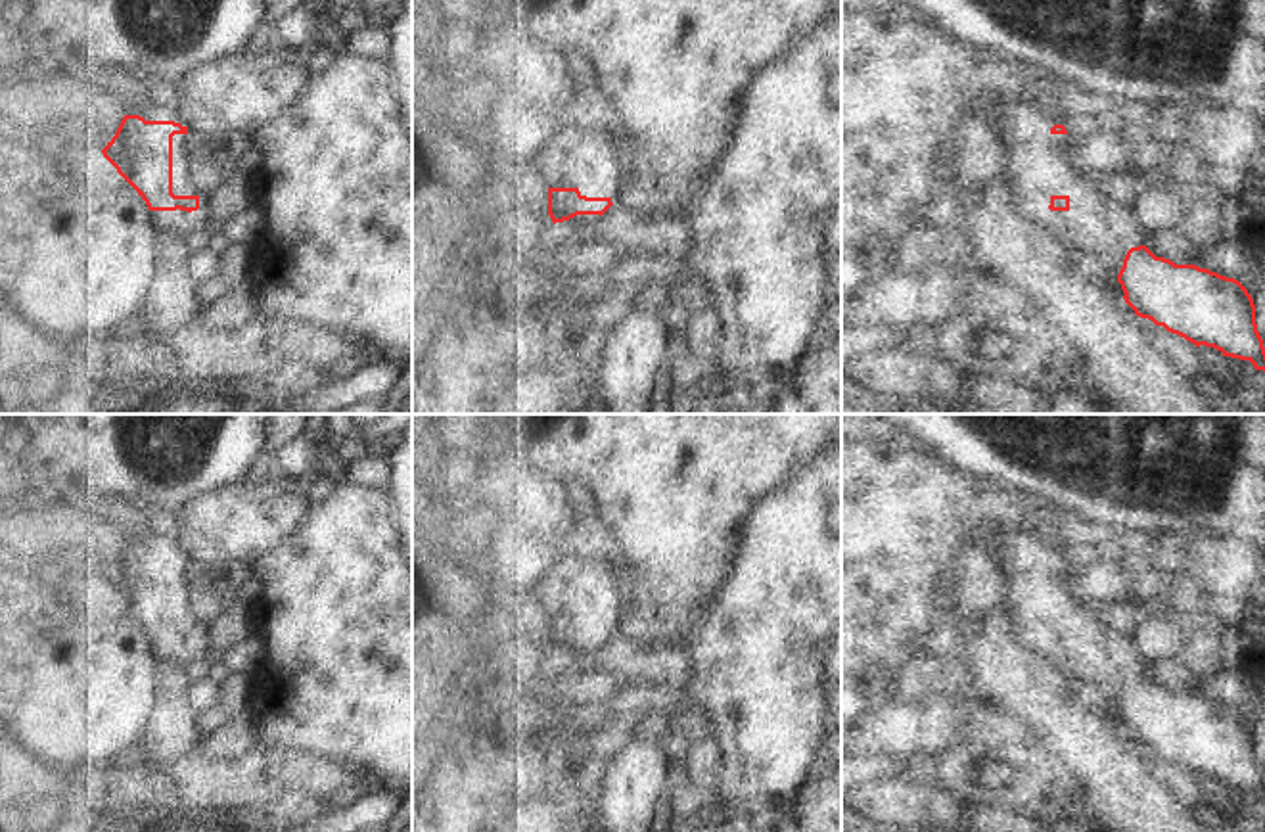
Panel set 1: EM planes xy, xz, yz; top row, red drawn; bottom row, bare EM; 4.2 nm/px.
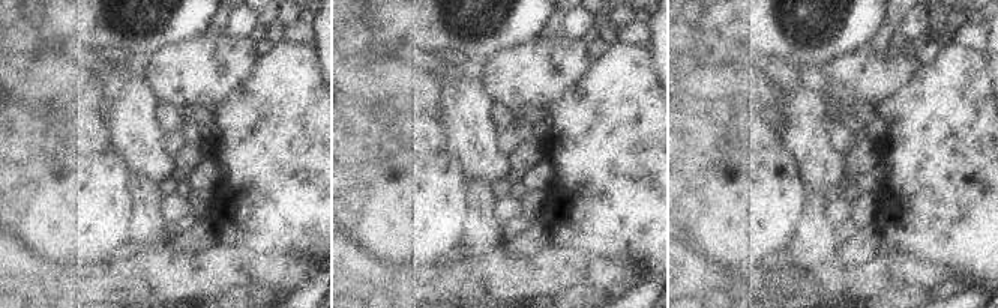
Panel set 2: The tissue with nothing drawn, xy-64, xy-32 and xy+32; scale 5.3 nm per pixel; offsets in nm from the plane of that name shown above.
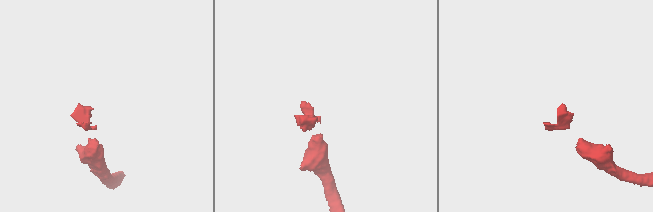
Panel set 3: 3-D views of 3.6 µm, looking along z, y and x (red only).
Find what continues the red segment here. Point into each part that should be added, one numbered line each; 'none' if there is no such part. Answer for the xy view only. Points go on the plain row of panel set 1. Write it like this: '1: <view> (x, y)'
1: xy (131, 537).

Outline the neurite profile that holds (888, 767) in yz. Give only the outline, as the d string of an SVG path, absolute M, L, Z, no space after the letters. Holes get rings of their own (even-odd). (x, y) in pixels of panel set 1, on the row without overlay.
M845 757L841 759L841 797L855 786L874 778L905 778L914 774L910 761L899 757Z

